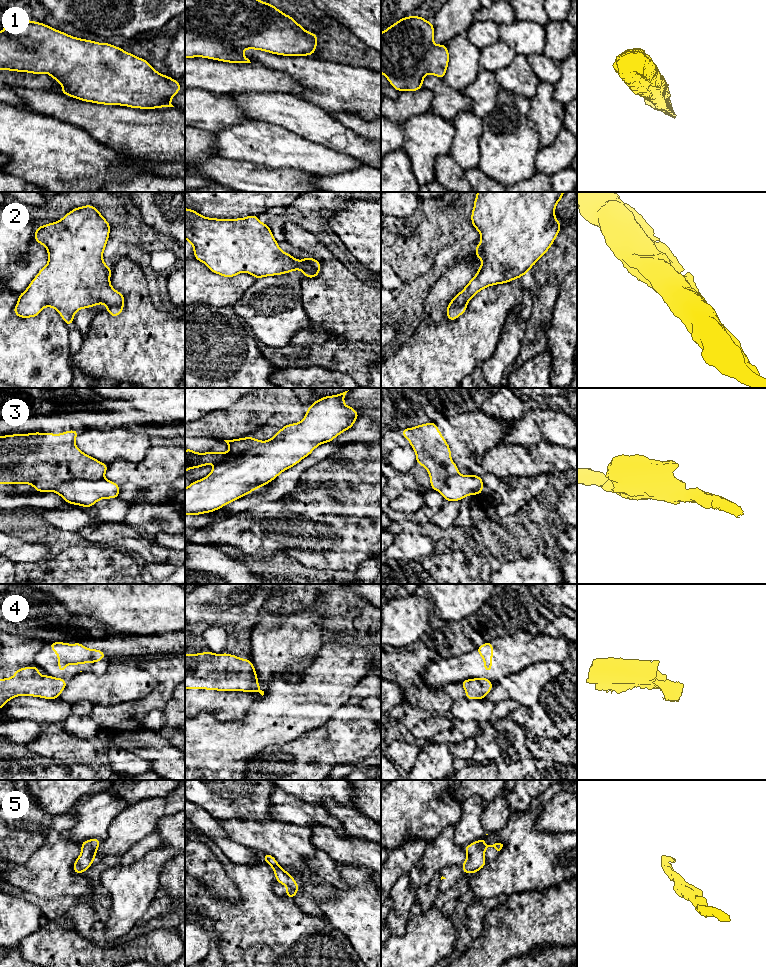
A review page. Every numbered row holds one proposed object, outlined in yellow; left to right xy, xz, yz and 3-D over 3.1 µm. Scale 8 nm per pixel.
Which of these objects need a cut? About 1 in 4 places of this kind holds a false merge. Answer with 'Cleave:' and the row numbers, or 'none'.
Cleave: 2, 3, 4

